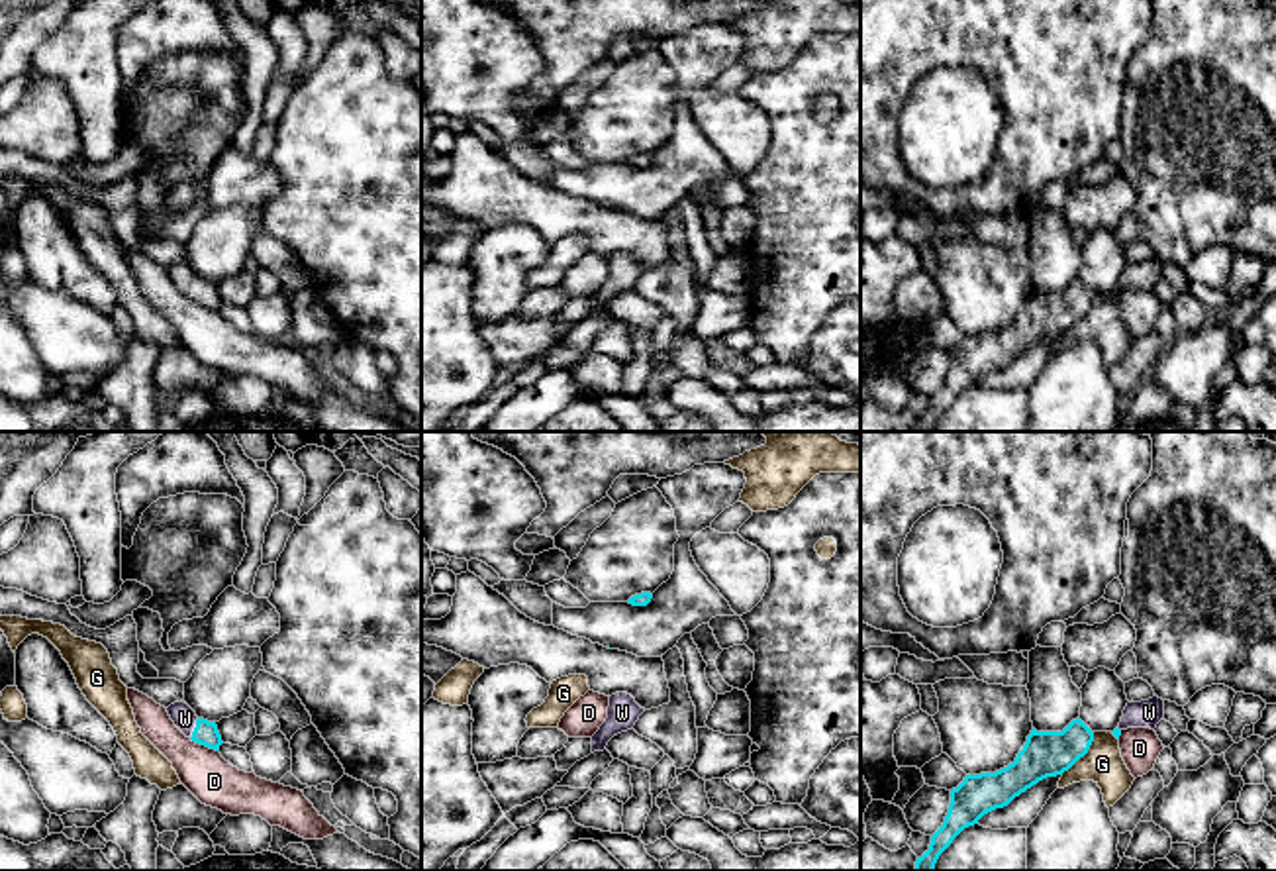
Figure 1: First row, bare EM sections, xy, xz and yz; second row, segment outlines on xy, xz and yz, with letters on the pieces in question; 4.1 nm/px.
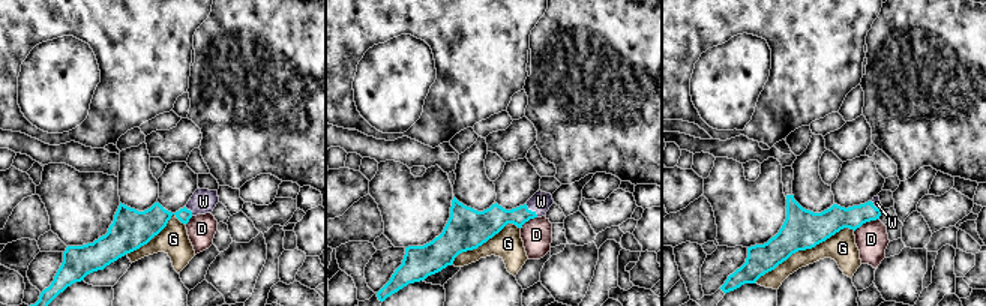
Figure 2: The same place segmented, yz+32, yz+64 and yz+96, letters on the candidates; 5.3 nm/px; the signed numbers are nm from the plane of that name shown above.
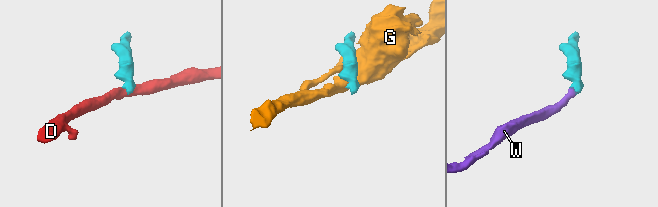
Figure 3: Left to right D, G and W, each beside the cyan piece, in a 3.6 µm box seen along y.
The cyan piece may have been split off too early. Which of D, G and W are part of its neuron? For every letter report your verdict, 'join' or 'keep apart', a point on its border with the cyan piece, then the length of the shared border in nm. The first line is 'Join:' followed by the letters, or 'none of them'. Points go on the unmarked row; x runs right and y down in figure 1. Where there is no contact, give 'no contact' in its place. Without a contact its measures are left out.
Join: W
D: keep apart; meets cyan in xy at (202, 305); contact 130 nm long
G: keep apart; meets cyan in yz at (1082, 316); contact 220 nm long
W: join; meets cyan in xy at (195, 289); contact 90 nm long

